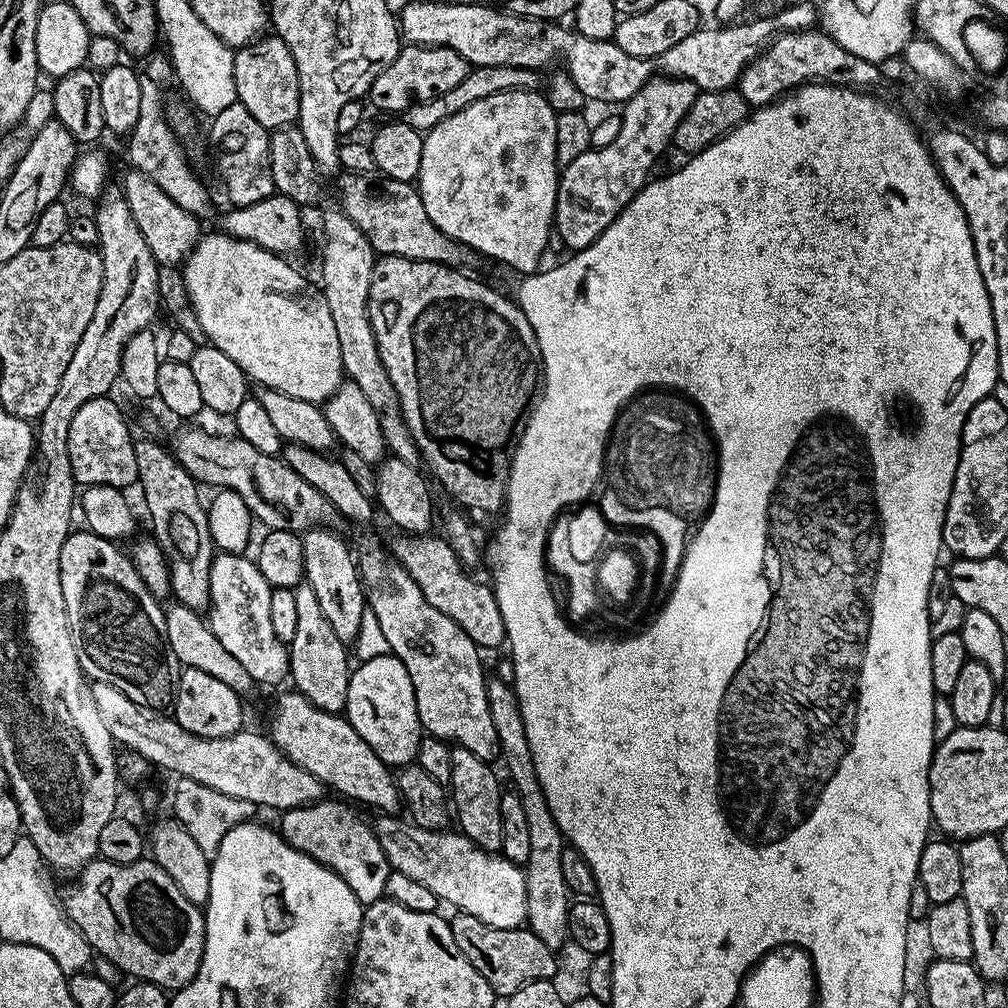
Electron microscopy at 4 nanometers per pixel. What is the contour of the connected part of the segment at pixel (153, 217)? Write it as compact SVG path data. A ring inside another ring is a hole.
M128 170L122 181L124 190L124 201L130 206L130 214L134 216L134 222L146 238L146 246L150 246L150 254L154 254L157 264L167 266L167 264L185 263L186 257L193 251L196 239L200 236L201 217L190 214L178 206L178 202L173 202L146 174L135 170ZM192 248L192 249L191 249Z

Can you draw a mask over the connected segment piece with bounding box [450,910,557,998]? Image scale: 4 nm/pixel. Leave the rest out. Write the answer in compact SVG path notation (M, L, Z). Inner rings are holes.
M462 910L457 911L455 915L456 917L451 917L450 923L454 942L458 942L458 950L462 950L462 954L466 954L470 966L474 966L474 970L478 970L478 974L482 974L482 978L486 978L486 982L490 982L497 997L513 996L518 990L522 990L522 986L526 986L530 982L551 980L557 966L557 953L550 946L546 946L546 942L542 942L542 938L538 938L538 934L531 932L527 926L499 928L498 926L486 926L486 922L482 922L482 918L474 918L474 914L466 914Z

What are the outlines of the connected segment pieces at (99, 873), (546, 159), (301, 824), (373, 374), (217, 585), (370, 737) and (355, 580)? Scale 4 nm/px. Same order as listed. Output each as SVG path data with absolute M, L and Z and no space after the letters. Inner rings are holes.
M97 858L91 860L84 868L81 868L78 875L73 880L76 881L65 890L64 896L62 892L63 912L68 917L69 923L84 936L93 953L99 954L105 960L114 962L129 977L135 978L140 982L156 984L165 990L182 989L198 974L198 966L202 962L202 954L204 953L203 911L201 911L197 904L190 902L190 898L186 898L186 894L182 894L182 890L178 890L178 886L174 886L170 874L166 874L166 870L159 868L158 865L156 865L155 860L151 858L141 858L134 862L130 862L129 864L115 864L109 860Z
M539 91L503 92L490 94L490 98L474 102L474 106L458 110L458 114L446 118L446 122L438 122L438 126L424 136L418 177L420 201L426 206L426 214L430 214L430 222L451 240L462 242L481 257L493 256L498 263L519 274L537 271L556 219L556 115Z
M325 798L314 804L285 808L279 813L278 831L286 843L302 854L314 858L322 866L334 870L350 890L367 906L384 896L389 874L388 859L376 837L376 829L347 803L331 804Z
M332 206L321 214L320 228L324 231L324 261L320 264L320 276L324 279L322 295L326 298L326 306L330 306L334 330L338 333L343 375L353 380L362 389L362 394L366 394L366 402L374 406L378 422L382 426L385 449L402 462L419 465L422 460L420 451L404 421L394 382L390 382L390 376L382 366L378 342L374 338L374 330L368 317L370 282L378 253L370 246L366 234L362 234L362 230L358 230L358 226L354 226L354 222L350 222L348 215L341 212L339 207Z
M221 551L213 555L210 566L210 598L206 621L222 645L238 658L257 685L276 684L289 675L288 649L274 634L270 623L272 588L262 578L255 559Z
M396 656L370 657L357 663L348 678L348 693L344 712L350 726L378 754L382 763L389 766L403 766L413 763L420 749L422 729L418 718L418 706L414 698L414 686L406 666Z
M317 526L303 533L300 545L304 559L304 580L314 590L318 602L322 606L322 614L326 614L326 622L334 634L338 634L338 642L346 646L357 643L362 630L363 614L366 609L364 581L360 578L357 557L352 556L348 544L328 526Z

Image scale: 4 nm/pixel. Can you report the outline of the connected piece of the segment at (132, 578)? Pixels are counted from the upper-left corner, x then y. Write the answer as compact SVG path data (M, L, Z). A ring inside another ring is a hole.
M83 530L84 532L73 531L66 538L66 542L60 551L60 585L62 586L62 598L68 607L68 625L72 631L74 638L74 646L78 654L78 662L80 668L84 671L85 677L92 682L110 682L110 686L118 686L118 690L122 690L122 694L126 694L126 698L130 698L130 702L138 702L138 706L146 706L147 708L155 708L164 710L173 703L176 695L176 686L180 683L180 674L182 665L176 660L173 650L167 642L166 622L164 621L164 611L161 601L153 596L152 591L142 582L142 578L136 572L136 566L132 563L127 555L124 556L115 548L117 546L111 539L100 537L91 530Z

